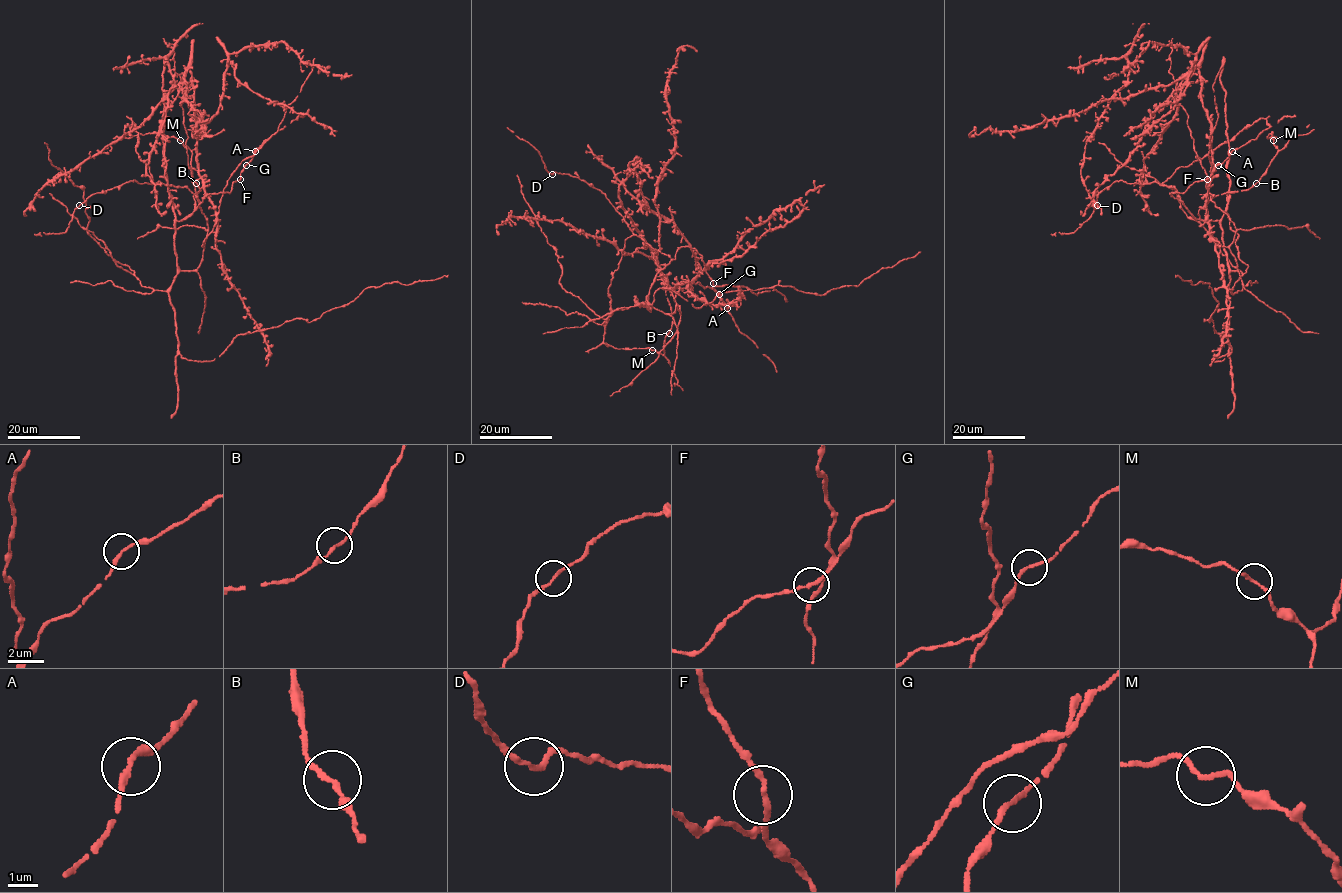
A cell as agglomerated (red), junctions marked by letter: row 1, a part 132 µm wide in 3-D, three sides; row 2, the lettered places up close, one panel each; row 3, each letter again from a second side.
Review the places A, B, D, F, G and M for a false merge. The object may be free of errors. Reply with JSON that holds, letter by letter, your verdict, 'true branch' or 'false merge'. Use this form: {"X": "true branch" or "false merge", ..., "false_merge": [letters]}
{"A": "true branch", "B": "true branch", "D": "true branch", "F": "true branch", "G": "true branch", "M": "true branch", "false_merge": []}

